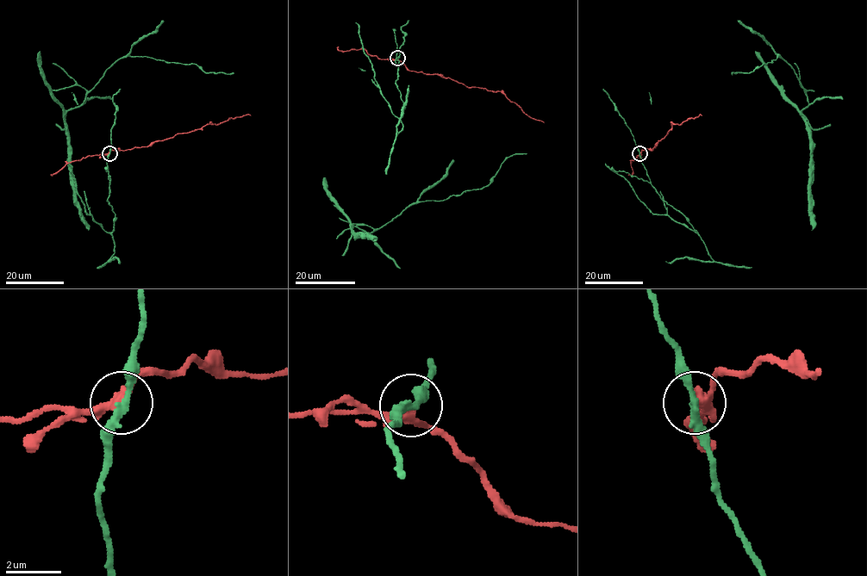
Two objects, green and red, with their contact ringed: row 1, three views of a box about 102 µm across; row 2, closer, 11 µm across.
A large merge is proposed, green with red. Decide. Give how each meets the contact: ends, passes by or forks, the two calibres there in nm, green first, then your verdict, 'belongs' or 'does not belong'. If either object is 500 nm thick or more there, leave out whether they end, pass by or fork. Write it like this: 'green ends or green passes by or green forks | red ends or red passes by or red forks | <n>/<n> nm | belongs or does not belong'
green passes by | red passes by | 260/280 nm | does not belong

